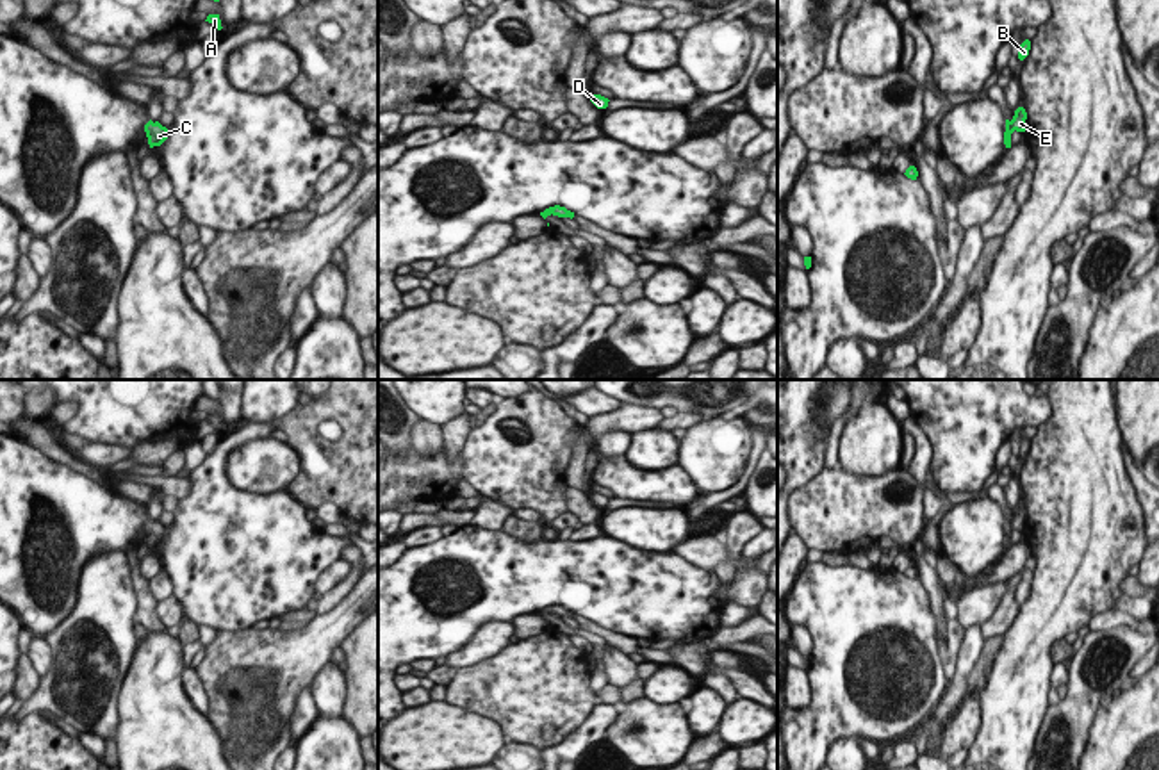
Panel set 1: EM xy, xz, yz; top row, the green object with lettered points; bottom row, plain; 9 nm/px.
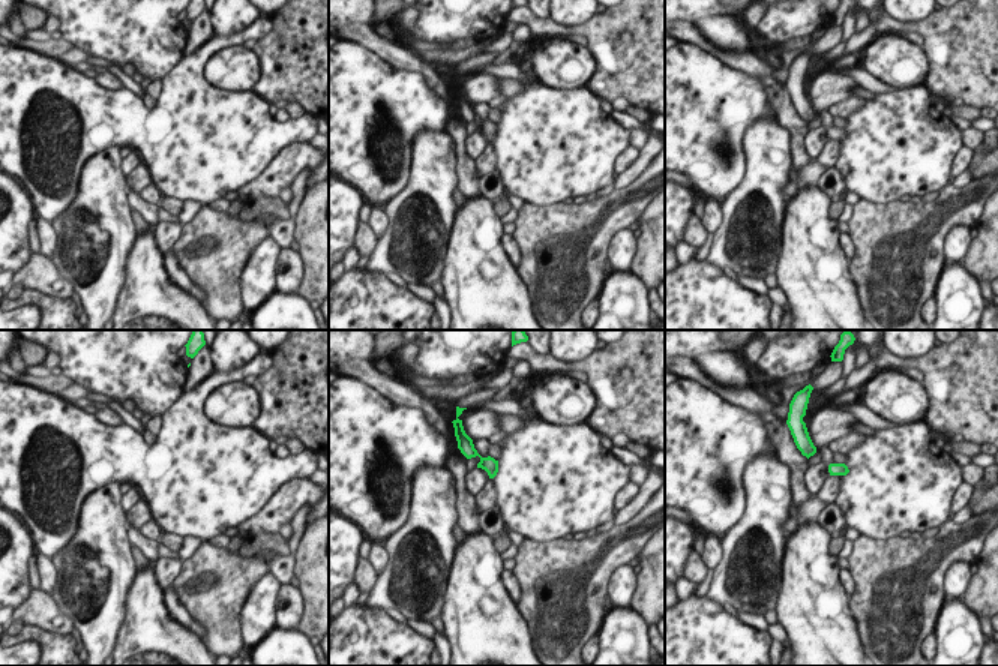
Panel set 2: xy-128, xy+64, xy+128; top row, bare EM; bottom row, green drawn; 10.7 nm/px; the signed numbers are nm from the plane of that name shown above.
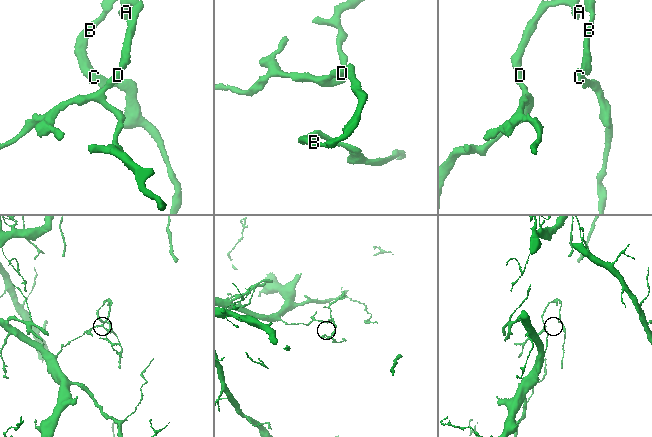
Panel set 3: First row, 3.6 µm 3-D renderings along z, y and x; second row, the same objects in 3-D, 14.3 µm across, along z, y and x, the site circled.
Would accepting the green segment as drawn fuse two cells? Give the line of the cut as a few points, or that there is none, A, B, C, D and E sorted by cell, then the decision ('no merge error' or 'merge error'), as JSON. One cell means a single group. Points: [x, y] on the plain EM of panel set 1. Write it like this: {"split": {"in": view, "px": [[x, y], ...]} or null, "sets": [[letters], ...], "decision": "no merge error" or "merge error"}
{"split": null, "sets": [["A", "B", "C", "D", "E"]], "decision": "no merge error"}

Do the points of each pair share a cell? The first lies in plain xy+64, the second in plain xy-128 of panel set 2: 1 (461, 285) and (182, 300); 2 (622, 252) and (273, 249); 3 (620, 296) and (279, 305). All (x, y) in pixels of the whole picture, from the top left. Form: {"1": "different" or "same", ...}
{"1": "same", "2": "different", "3": "same"}

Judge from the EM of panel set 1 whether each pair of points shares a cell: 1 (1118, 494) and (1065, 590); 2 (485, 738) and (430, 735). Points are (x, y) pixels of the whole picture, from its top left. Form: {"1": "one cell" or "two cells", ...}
{"1": "one cell", "2": "one cell"}

